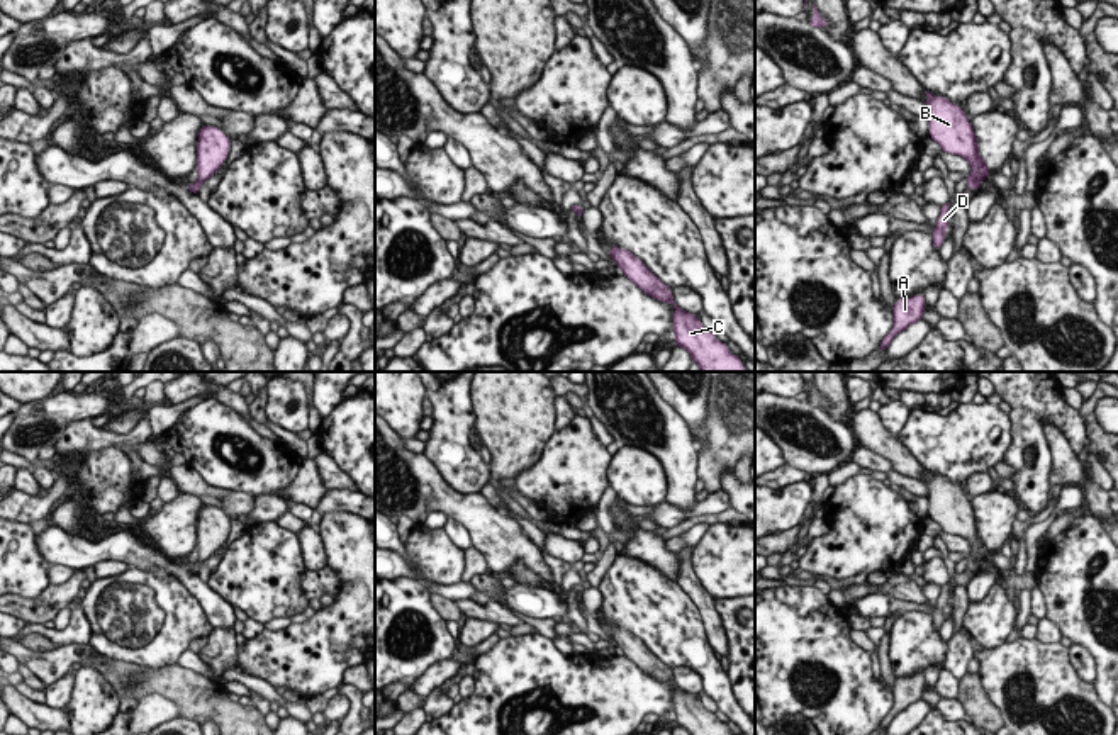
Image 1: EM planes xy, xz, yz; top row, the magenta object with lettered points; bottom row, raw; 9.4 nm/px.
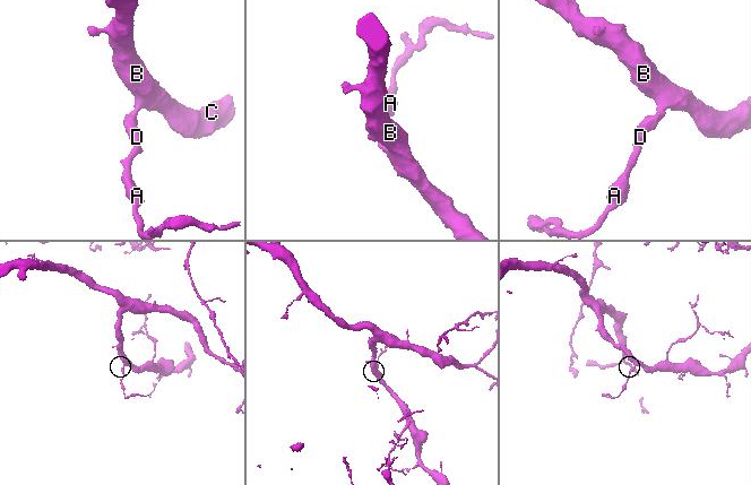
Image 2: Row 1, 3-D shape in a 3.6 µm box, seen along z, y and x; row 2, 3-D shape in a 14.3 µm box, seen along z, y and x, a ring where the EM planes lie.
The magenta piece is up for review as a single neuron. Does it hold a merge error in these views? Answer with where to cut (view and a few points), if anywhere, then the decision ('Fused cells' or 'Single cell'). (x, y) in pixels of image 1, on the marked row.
No split. Single cell

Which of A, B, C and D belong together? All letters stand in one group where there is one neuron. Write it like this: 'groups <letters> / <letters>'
groups A B C D

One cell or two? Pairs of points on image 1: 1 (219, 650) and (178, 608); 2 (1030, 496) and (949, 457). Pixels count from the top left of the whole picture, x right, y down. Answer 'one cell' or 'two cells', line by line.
1: two cells
2: two cells

